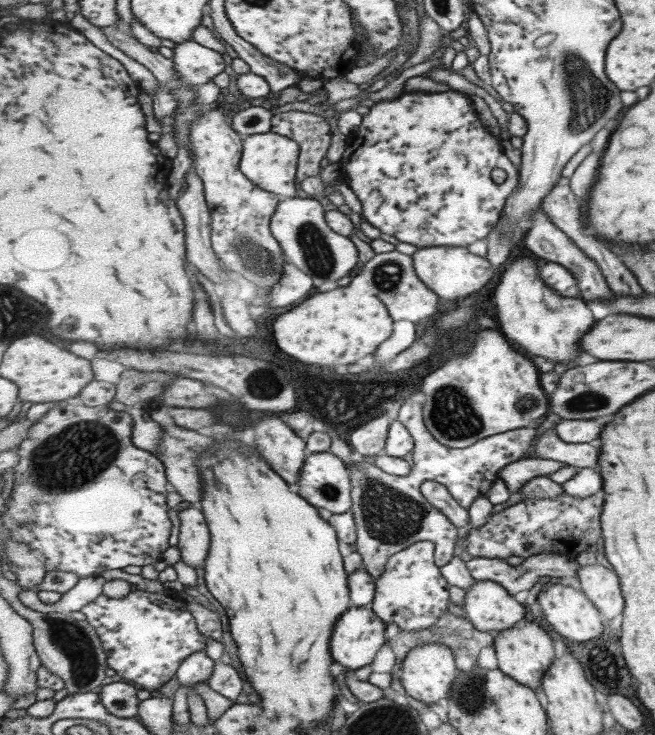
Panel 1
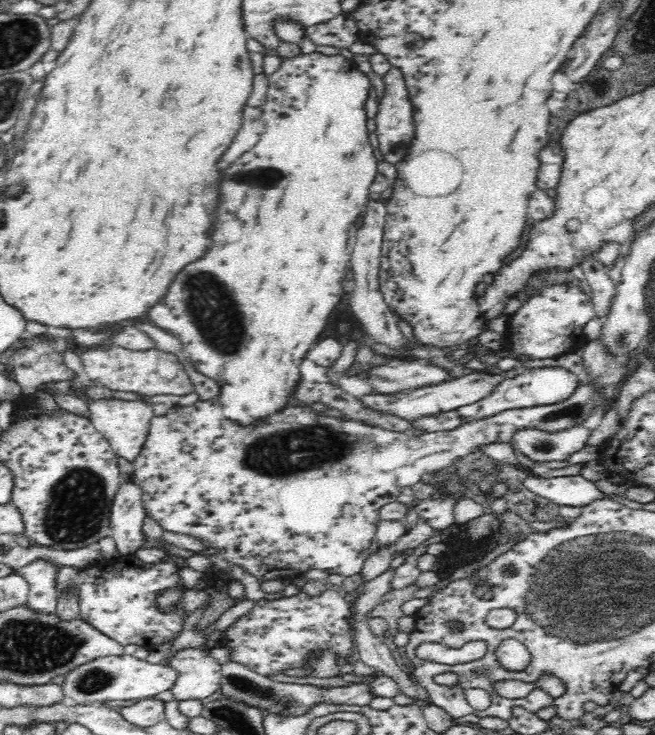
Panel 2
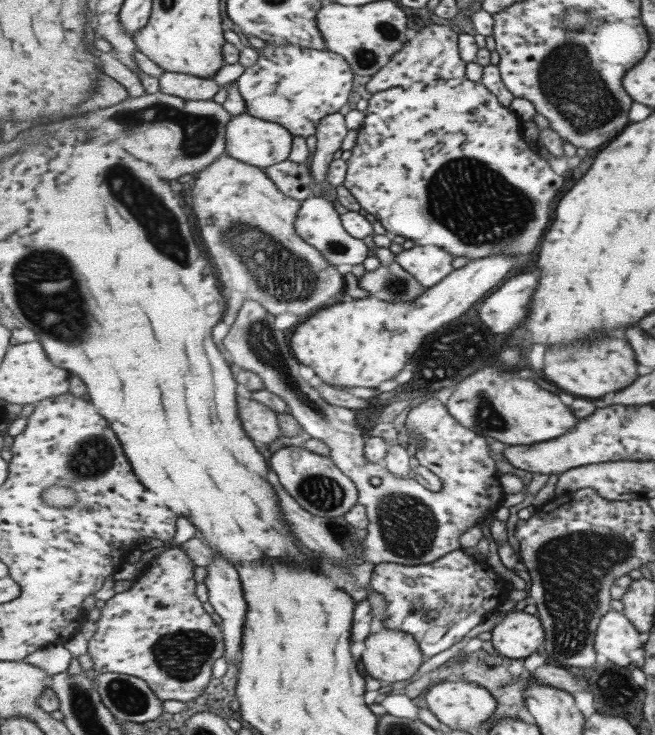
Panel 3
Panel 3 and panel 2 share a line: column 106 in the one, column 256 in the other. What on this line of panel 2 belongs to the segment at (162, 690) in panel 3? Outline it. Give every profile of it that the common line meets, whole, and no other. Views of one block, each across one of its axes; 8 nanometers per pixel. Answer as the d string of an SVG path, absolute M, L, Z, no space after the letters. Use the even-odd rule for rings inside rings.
M328 589L318 596L299 592L292 597L258 600L256 606L240 616L223 637L222 645L230 647L233 662L250 667L262 676L279 674L306 664L306 656L316 649L334 649L339 656L352 655L350 606L337 591Z

